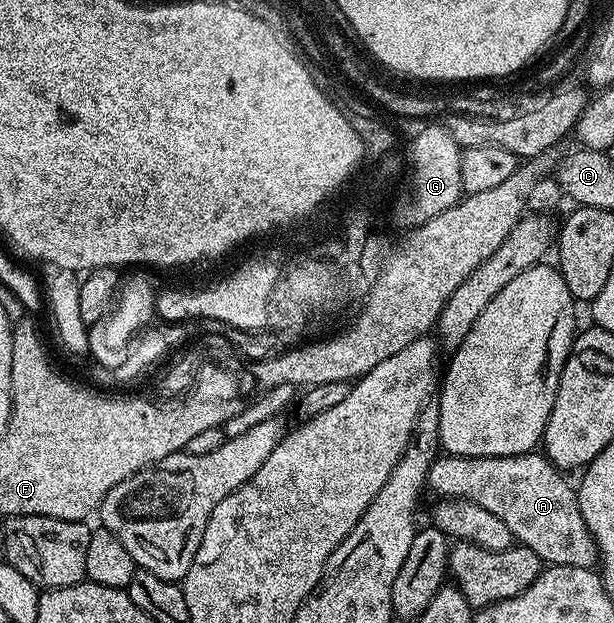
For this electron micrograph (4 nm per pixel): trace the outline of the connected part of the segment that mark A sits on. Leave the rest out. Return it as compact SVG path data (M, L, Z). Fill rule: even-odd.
M537 451L525 452L519 456L451 456L449 454L439 455L434 465L430 467L430 478L428 481L429 491L435 492L435 497L445 498L448 500L467 500L468 502L476 502L476 506L484 506L484 510L489 510L491 514L496 514L496 518L500 518L500 522L504 522L504 526L508 526L508 530L514 535L515 541L521 547L532 550L532 554L536 554L543 562L543 565L553 566L563 564L564 566L580 566L581 568L594 568L598 564L598 547L592 538L592 534L588 530L588 526L584 524L584 514L580 512L578 505L578 494L575 485L569 484L565 480L563 473L555 468L545 455L539 454Z

